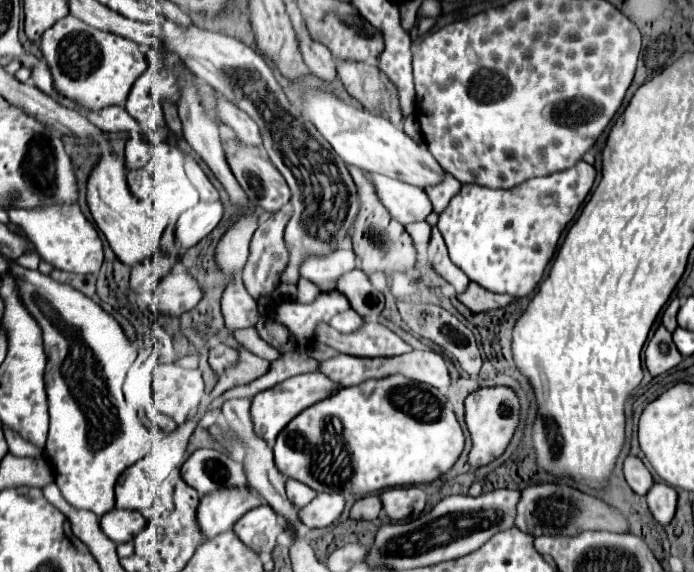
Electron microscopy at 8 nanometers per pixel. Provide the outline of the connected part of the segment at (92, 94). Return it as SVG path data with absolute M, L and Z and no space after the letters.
M66 16L64 20L58 20L50 30L46 30L40 48L52 70L56 90L62 96L80 102L88 110L124 104L132 84L148 68L146 56L140 52L136 42L112 32L92 28L74 16Z

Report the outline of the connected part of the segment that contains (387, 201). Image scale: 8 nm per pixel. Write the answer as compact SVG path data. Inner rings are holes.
M372 172L366 176L368 180L372 180L372 186L376 188L376 194L382 204L400 224L426 220L426 216L432 212L432 204L422 188Z

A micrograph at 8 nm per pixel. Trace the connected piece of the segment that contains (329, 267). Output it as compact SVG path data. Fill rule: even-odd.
M350 248L330 252L328 256L306 256L300 266L300 276L318 284L322 292L334 290L334 282L344 272L356 268L356 256Z

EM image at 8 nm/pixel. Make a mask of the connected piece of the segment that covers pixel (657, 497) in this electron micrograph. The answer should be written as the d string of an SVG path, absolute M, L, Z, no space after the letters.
M656 482L648 496L646 496L646 502L648 502L648 508L652 512L652 516L656 518L658 524L662 526L668 526L676 514L676 506L678 506L678 492L664 484L664 482Z

